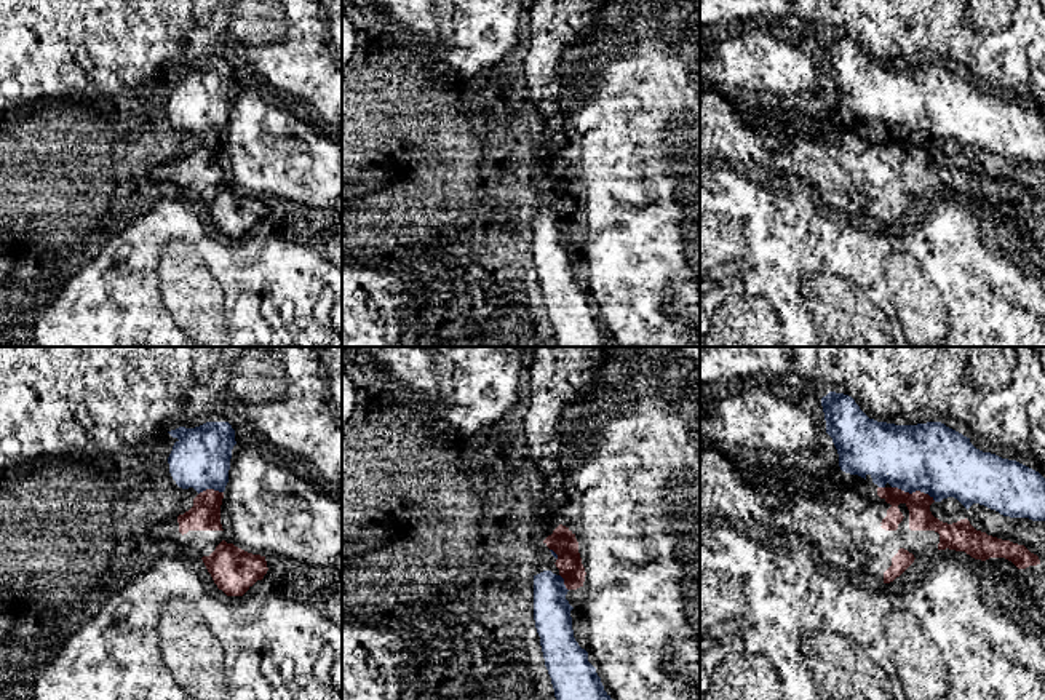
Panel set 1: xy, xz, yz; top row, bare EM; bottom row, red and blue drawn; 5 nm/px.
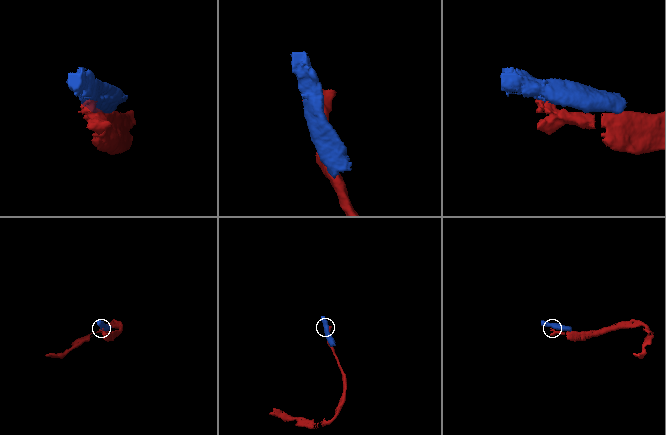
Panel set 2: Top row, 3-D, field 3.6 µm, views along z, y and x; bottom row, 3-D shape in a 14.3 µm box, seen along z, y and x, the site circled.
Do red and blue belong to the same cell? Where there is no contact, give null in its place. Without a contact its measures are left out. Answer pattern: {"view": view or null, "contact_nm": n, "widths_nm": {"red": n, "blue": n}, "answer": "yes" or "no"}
{"view": "yz", "contact_nm": 160, "widths_nm": {"red": 120, "blue": 360}, "answer": "no"}

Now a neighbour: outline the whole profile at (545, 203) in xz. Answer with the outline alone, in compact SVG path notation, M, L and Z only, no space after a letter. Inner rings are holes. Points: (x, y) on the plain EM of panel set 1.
M537 189L535 192L535 211L534 217L543 214L543 213L551 213L553 216L559 217L559 211L556 209L556 200L551 197L548 189Z

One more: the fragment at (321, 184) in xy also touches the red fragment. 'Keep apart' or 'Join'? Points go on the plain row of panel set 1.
Keep apart

